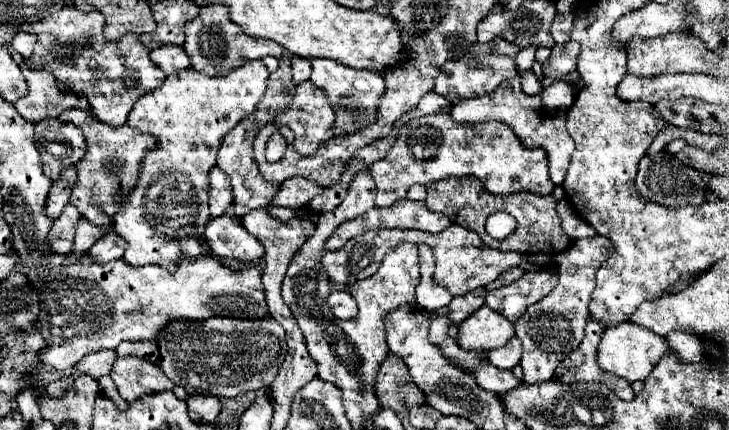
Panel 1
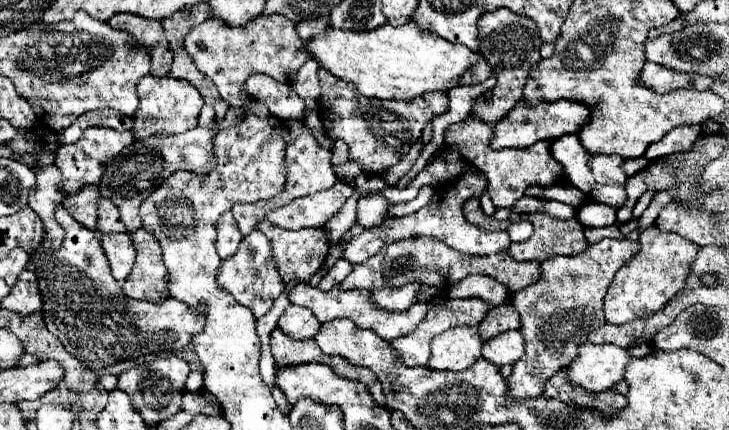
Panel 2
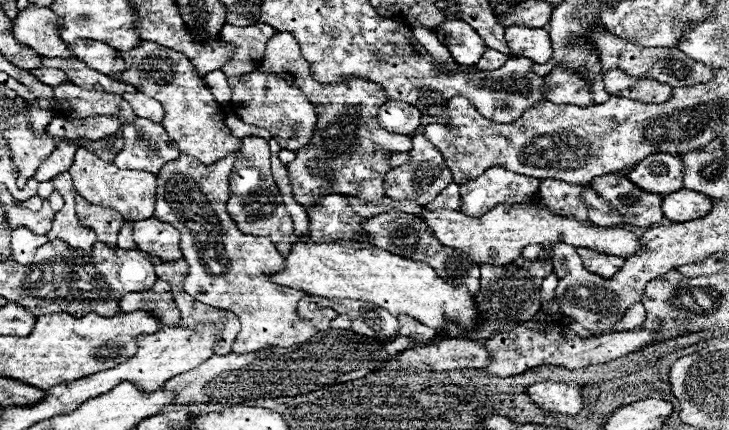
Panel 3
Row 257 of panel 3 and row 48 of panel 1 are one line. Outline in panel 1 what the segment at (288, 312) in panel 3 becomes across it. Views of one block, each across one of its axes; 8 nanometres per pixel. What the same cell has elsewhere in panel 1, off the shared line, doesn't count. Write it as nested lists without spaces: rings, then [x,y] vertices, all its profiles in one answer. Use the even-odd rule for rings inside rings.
[[[216,4],[202,8],[200,14],[186,24],[184,52],[188,54],[192,66],[196,70],[206,72],[208,76],[230,74],[234,68],[244,64],[244,60],[266,58],[266,56],[280,58],[282,56],[282,48],[278,44],[272,44],[272,40],[260,40],[260,38],[246,36],[242,32],[242,28],[228,18],[228,10],[222,6],[216,6]]]

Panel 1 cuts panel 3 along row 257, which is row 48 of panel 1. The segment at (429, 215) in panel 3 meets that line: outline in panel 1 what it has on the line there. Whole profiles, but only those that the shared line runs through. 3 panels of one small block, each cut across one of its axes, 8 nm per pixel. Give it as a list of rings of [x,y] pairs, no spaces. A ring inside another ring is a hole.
[[[494,36],[488,42],[474,42],[466,56],[458,58],[458,60],[448,60],[440,68],[440,74],[436,76],[434,92],[444,96],[450,102],[458,102],[458,98],[460,100],[476,98],[476,96],[482,96],[484,92],[492,92],[492,88],[496,88],[502,80],[522,76],[522,90],[526,94],[538,94],[542,90],[542,82],[536,78],[534,70],[526,70],[526,72],[518,70],[516,62],[514,62],[516,54],[518,54],[518,46],[500,36]]]

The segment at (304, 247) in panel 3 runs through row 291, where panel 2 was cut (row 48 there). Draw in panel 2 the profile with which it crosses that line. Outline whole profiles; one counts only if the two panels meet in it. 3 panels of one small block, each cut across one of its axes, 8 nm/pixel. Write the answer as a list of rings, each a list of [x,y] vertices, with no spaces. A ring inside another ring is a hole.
[[[412,20],[410,24],[392,26],[382,24],[372,32],[344,32],[338,28],[328,28],[304,44],[306,52],[320,62],[334,76],[354,82],[362,96],[410,100],[426,92],[448,92],[456,86],[458,78],[466,68],[476,64],[476,54],[472,54],[462,44],[452,44],[440,36],[420,30]]]

